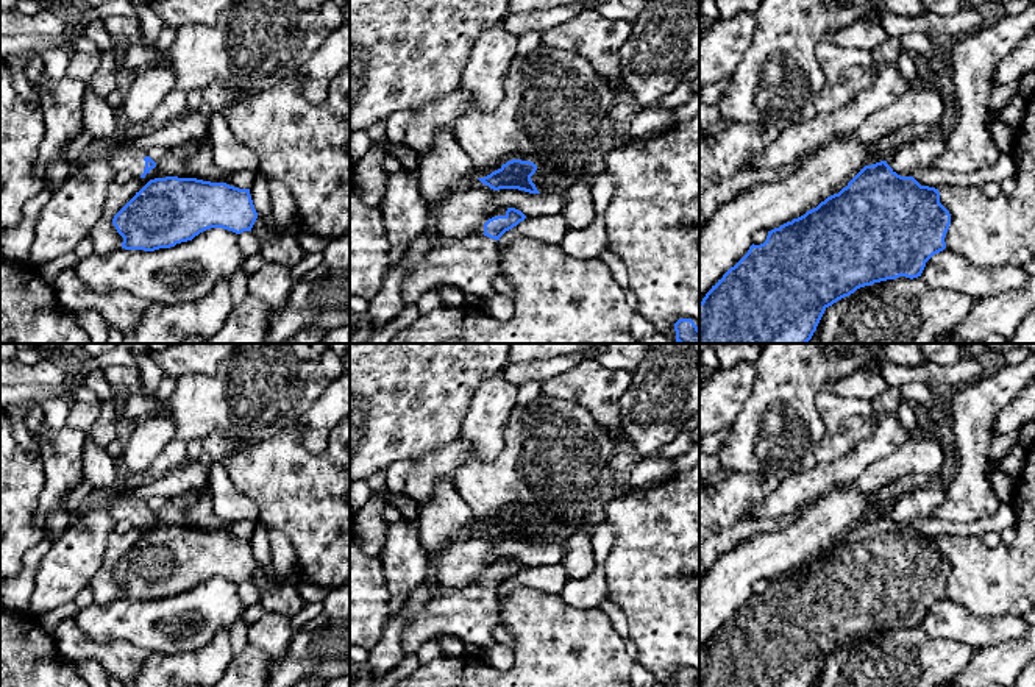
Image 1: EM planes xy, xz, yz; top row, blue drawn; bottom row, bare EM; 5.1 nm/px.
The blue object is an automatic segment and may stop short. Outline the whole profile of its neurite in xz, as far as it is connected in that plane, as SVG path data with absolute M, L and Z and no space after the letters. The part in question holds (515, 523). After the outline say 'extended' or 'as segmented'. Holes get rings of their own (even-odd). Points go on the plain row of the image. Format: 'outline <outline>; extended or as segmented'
outline M512 509L490 525L478 529L493 540L518 539L529 543L540 543L531 529L535 520L537 515L531 511Z; as segmented

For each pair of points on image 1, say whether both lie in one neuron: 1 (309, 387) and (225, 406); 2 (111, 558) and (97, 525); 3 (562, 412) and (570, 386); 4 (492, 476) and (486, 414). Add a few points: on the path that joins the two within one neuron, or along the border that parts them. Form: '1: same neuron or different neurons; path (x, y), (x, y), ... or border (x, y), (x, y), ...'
1: same neuron; path (289, 387), (266, 387), (245, 397)
2: different neurons; border (114, 531), (108, 536), (102, 567), (91, 578)
3: different neurons; border (540, 394), (569, 398), (581, 405), (597, 422)
4: different neurons; border (505, 425), (503, 447), (489, 461), (470, 452)

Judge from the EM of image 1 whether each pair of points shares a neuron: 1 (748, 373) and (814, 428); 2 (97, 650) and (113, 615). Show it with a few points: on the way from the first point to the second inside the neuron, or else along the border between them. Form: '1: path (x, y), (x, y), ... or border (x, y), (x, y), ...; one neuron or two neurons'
1: border (754, 363), (756, 381), (739, 411); two neurons
2: border (72, 620), (97, 642), (130, 640), (136, 647); two neurons

